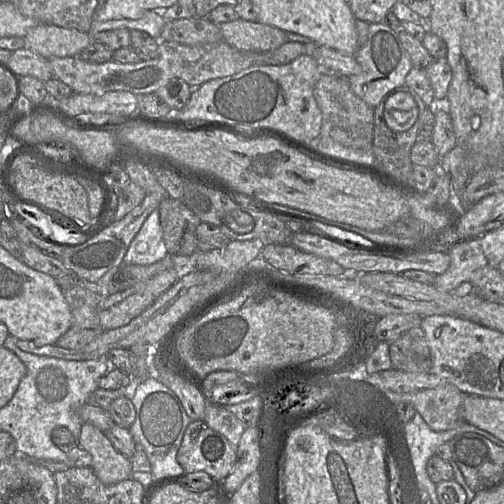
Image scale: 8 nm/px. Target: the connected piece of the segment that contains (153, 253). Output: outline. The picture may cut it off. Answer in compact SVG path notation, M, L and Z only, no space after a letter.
M157 208L147 217L132 240L122 264L148 266L162 260L167 254Z

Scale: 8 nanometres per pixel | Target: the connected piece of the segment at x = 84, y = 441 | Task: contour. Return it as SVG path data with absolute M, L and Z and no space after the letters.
M82 423L79 446L92 456L91 468L105 485L113 485L131 478L129 458L117 451L104 432L89 423Z

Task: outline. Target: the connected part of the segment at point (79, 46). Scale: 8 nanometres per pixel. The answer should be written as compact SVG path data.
M37 24L24 36L25 47L47 59L78 56L92 42L89 33L53 24Z

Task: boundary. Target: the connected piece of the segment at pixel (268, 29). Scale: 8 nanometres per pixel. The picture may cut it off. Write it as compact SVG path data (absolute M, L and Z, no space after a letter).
M238 19L219 25L223 40L242 52L267 52L288 41L287 33L274 26Z

